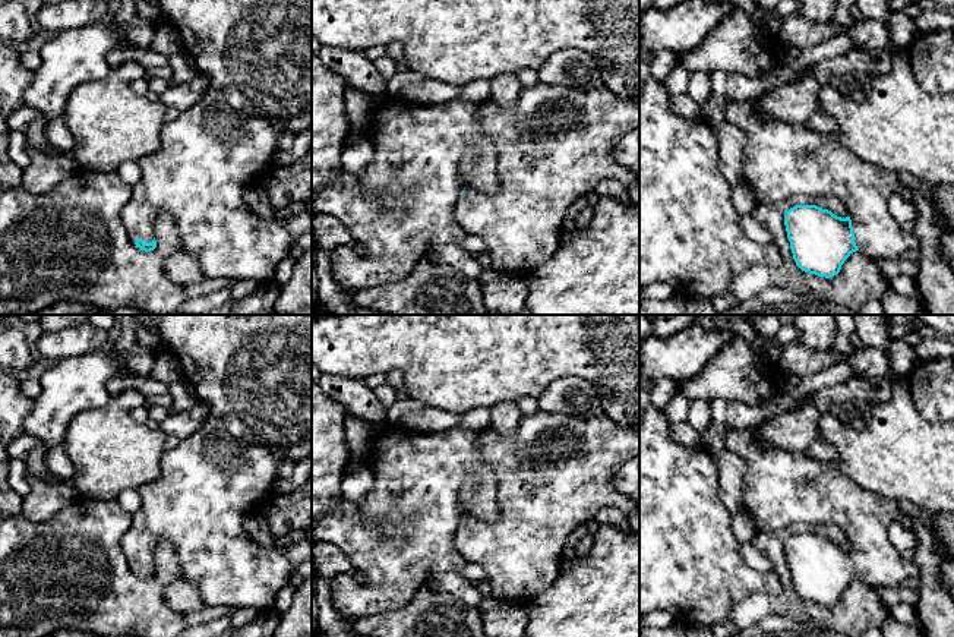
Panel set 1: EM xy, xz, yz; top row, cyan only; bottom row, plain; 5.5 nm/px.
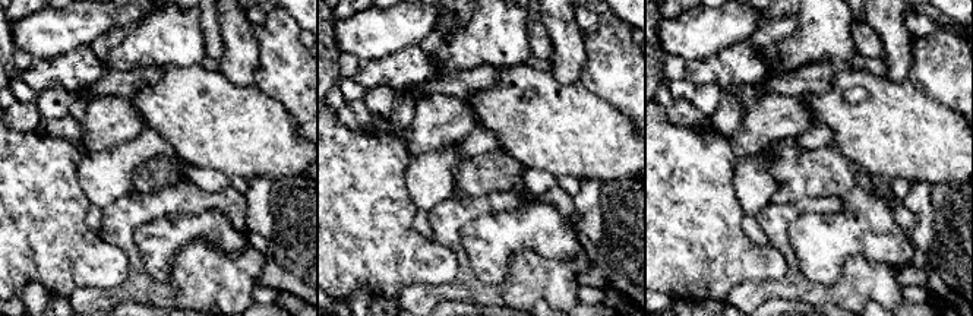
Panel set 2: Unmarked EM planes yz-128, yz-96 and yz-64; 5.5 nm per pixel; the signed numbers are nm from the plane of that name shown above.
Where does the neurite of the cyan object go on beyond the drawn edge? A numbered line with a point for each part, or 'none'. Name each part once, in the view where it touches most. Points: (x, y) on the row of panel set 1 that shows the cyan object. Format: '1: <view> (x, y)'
1: yz (780, 160)

